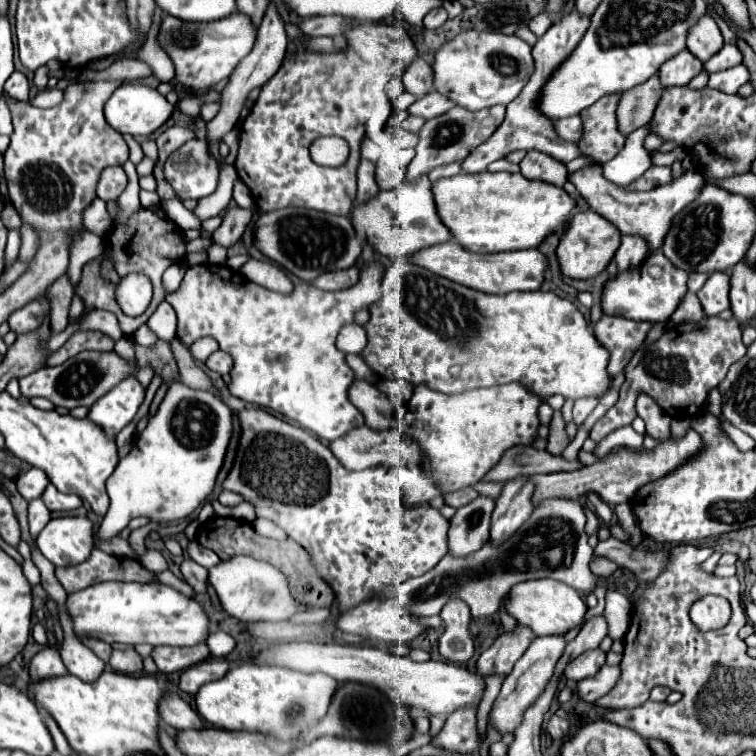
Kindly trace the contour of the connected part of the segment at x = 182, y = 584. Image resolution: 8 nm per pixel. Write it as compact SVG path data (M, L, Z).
M170 570L155 573L155 579L163 584L168 584L175 589L179 589L179 591L183 591L187 597L195 597L195 595L197 595L197 593L191 589L191 585L187 585L185 581L177 578Z

